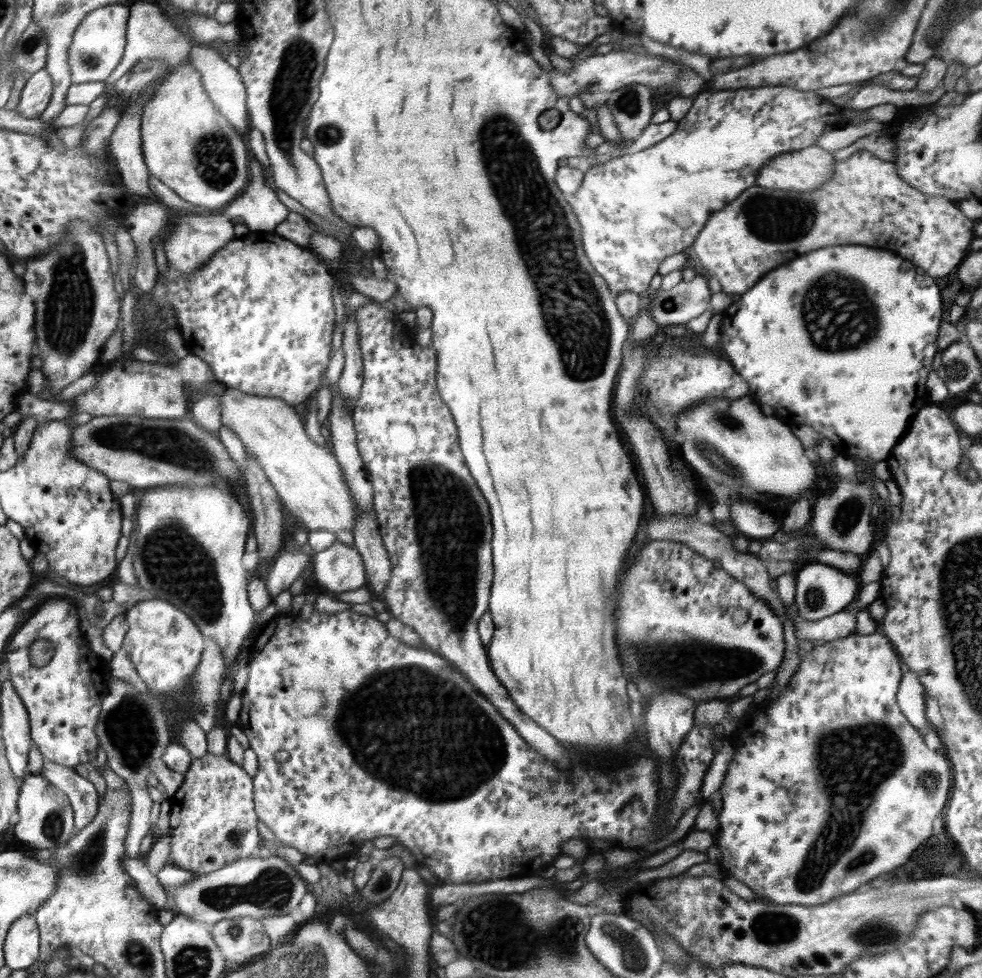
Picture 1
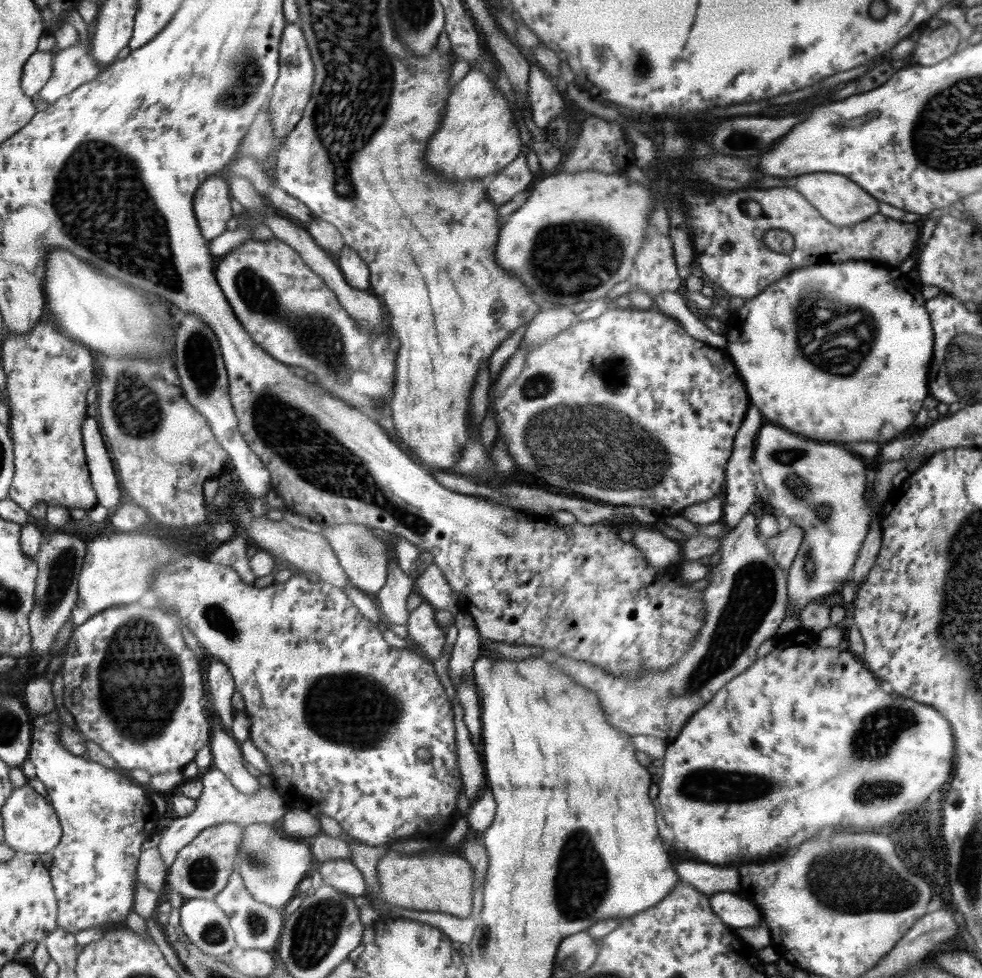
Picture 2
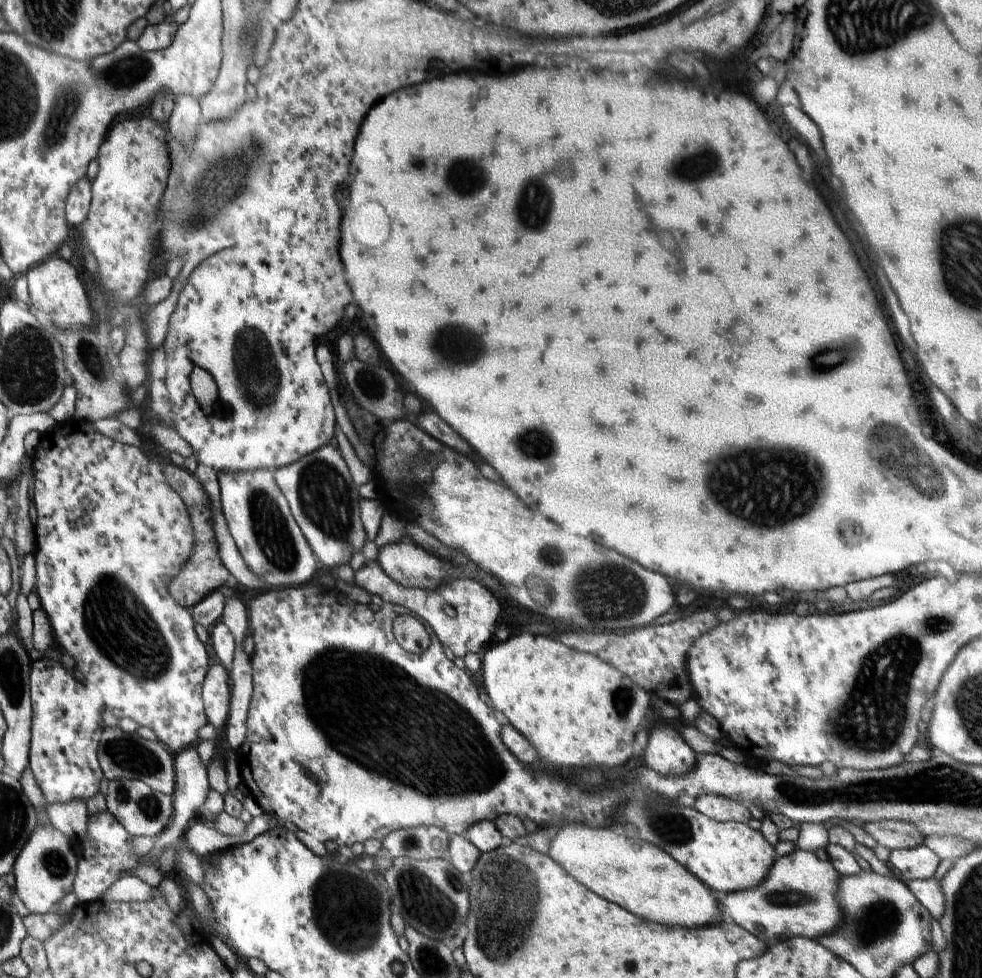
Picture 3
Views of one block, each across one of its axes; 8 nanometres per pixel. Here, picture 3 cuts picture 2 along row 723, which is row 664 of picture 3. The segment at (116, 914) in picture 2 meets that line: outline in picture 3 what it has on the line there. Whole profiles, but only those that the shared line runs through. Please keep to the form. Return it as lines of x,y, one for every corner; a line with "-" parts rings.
51,658
36,660
30,670
30,696
32,702
32,730
29,752
29,766
36,784
49,804
66,804
72,800
86,803
100,790
104,778
98,762
96,750
100,742
104,720
101,713
105,710
104,700
98,687
88,682
76,680
60,662

